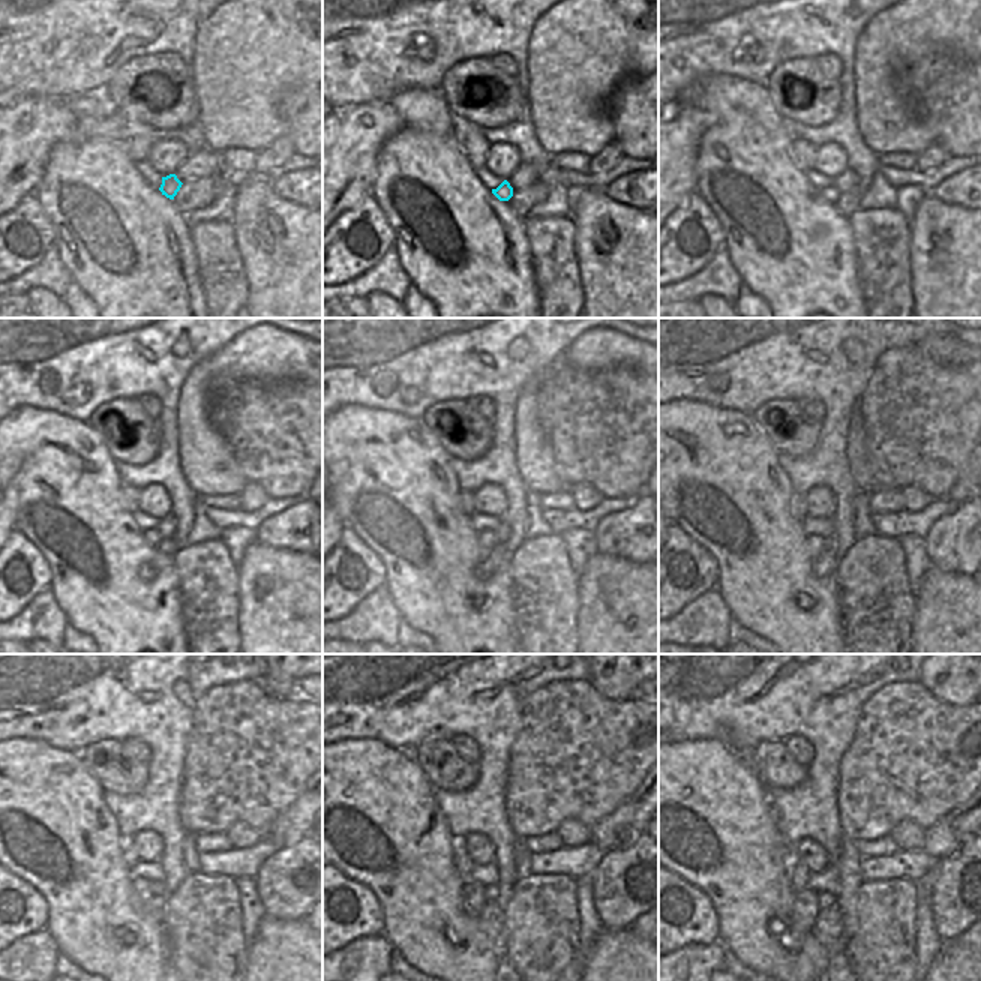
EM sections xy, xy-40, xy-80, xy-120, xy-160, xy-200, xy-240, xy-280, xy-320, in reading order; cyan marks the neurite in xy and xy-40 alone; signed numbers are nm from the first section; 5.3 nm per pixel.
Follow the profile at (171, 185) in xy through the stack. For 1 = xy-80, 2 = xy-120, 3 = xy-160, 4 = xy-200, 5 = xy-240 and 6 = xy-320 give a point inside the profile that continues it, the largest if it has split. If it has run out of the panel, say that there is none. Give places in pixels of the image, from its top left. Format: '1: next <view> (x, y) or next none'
1: next xy-80 (831, 194)
2: next xy-120 (152, 537)
3: next xy-160 (486, 539)
4: next xy-200 (815, 545)
5: next xy-240 (141, 893)
6: next xy-320 (806, 906)

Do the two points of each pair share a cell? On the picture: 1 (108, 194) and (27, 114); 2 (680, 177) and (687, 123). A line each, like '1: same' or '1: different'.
1: different
2: same

